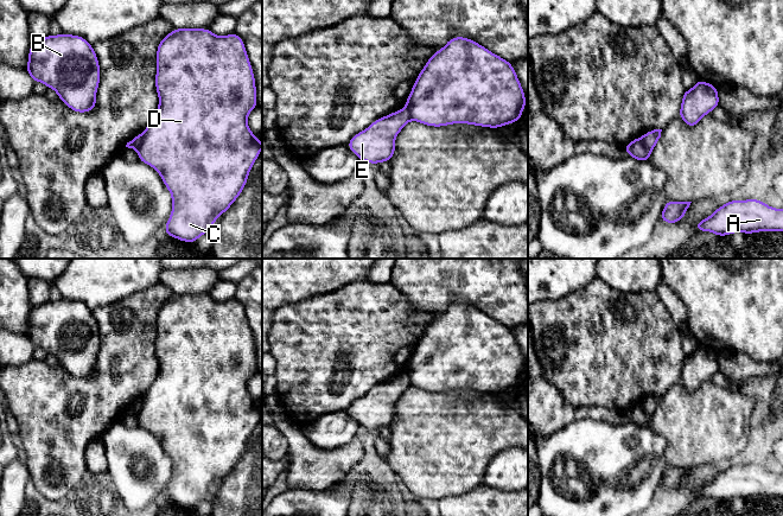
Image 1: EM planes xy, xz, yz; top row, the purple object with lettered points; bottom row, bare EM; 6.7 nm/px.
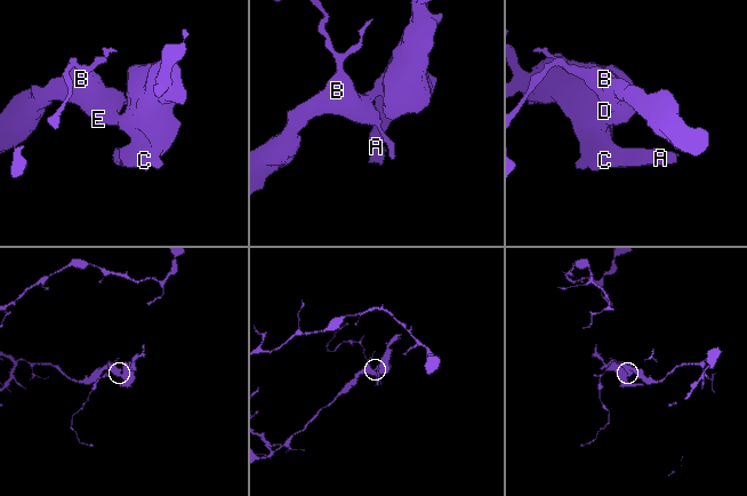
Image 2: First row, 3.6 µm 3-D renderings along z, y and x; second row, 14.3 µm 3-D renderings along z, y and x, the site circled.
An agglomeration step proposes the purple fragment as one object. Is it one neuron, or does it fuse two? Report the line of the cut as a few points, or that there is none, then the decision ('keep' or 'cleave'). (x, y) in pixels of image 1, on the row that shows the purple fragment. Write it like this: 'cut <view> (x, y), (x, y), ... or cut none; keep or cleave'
cut xy (141, 134), (141, 141), (137, 150); cleave

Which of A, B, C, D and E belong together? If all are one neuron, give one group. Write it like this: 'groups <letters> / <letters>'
groups A C D / B E

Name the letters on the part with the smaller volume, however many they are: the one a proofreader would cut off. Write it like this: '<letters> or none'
A, C, D

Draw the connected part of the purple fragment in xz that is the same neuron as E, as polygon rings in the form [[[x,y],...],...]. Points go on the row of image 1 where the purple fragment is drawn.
[[[406,108],[376,119],[368,128],[355,134],[346,146],[368,164],[390,161],[395,154],[395,139],[410,121]]]

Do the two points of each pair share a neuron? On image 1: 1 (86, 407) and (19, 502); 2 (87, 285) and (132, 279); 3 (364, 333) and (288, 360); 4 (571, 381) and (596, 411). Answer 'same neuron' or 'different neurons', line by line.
1: different neurons
2: same neuron
3: same neuron
4: different neurons

